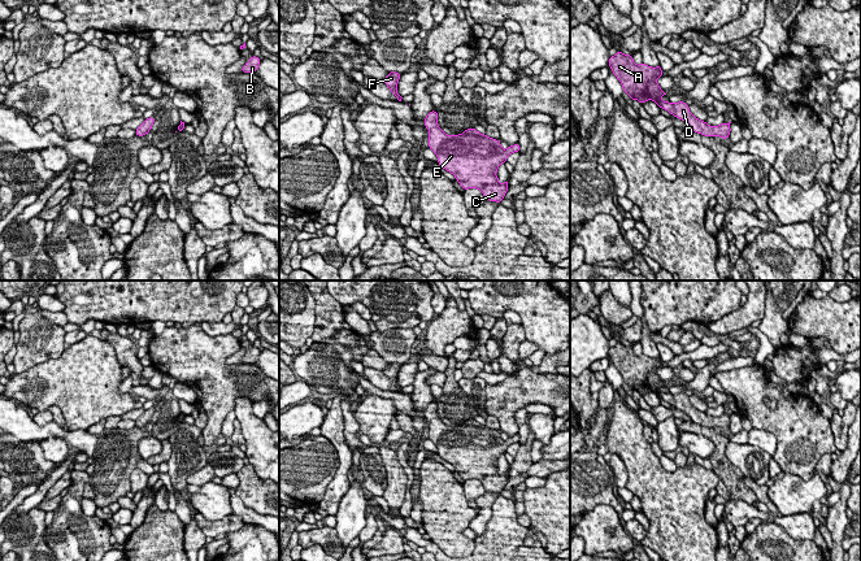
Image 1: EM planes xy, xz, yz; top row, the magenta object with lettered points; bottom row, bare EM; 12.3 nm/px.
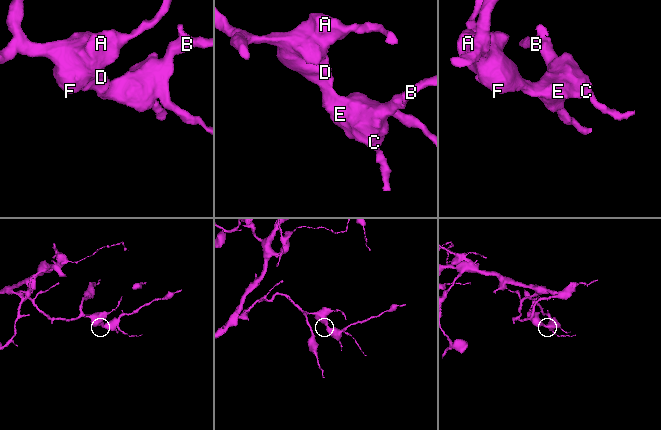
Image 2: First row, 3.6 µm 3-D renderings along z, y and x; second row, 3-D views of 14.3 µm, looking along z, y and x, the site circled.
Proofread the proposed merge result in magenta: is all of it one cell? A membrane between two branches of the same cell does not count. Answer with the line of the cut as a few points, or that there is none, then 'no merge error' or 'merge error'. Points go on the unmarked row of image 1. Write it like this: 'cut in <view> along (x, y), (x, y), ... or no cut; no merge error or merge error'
no cut; no merge error

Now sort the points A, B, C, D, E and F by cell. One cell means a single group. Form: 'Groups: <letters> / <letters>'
Groups: A B C D E F

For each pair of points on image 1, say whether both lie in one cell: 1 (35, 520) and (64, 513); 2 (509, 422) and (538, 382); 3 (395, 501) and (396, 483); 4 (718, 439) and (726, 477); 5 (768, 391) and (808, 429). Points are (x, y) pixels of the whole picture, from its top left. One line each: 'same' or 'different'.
1: different
2: same
3: same
4: same
5: same

